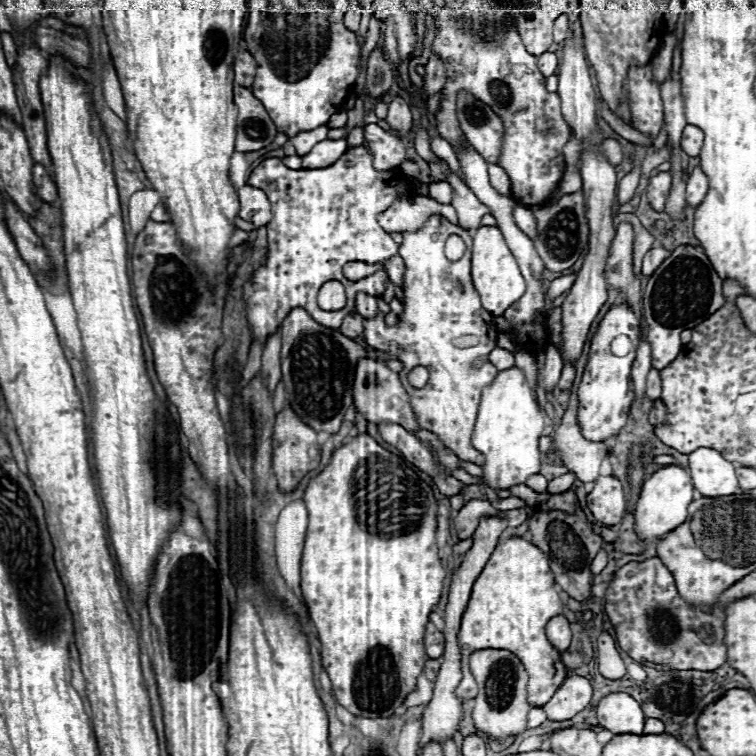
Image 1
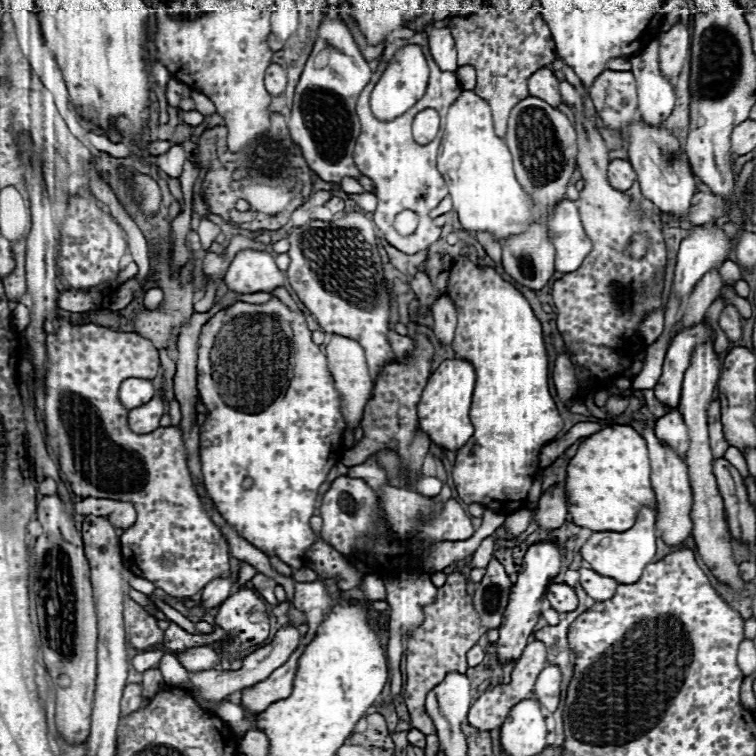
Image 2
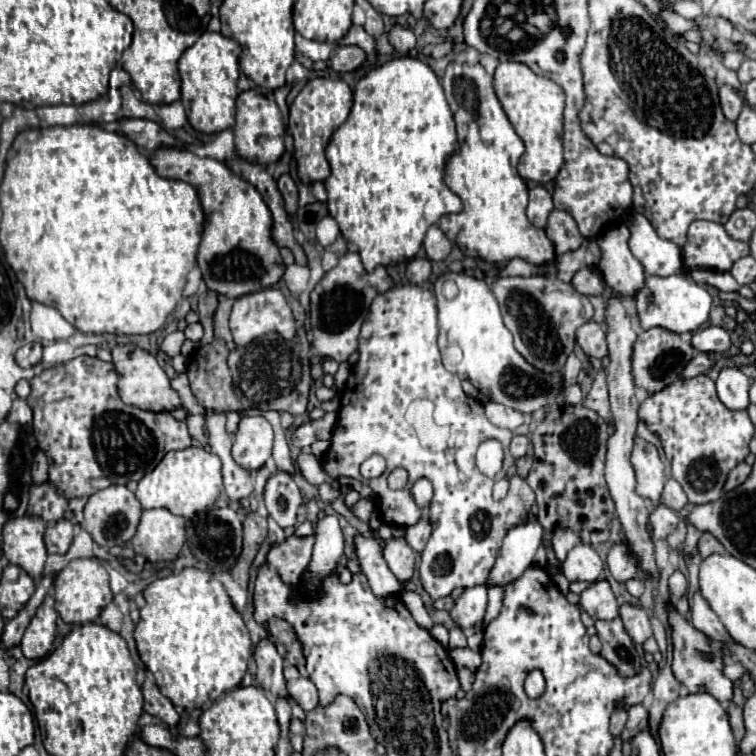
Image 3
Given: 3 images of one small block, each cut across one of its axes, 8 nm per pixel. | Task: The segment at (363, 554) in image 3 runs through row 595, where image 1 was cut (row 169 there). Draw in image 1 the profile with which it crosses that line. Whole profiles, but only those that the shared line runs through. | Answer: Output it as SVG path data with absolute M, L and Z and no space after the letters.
M376 124L364 126L364 136L376 170L394 170L402 166L406 160L406 148L398 136L382 130Z

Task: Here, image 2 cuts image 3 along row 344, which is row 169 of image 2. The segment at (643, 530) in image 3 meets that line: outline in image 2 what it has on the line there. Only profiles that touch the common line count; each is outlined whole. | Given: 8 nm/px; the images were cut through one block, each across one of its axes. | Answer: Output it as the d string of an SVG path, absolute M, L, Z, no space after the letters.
M612 160L608 166L608 182L616 190L628 190L636 180L636 172L632 170L630 162L626 160Z

